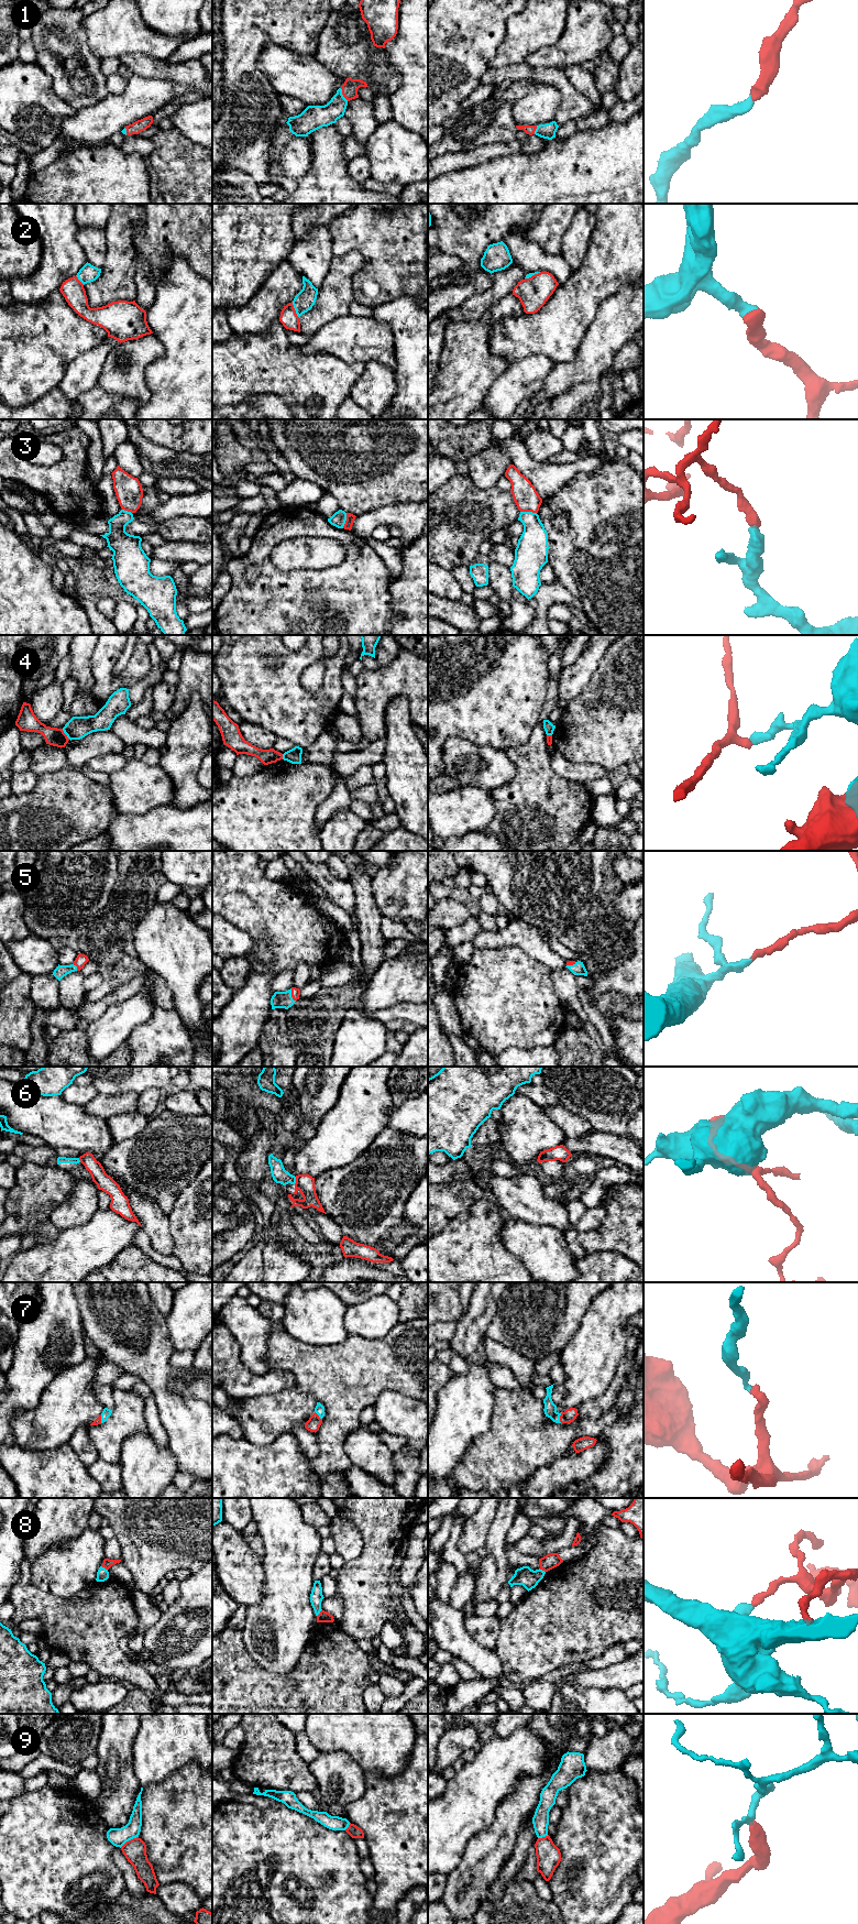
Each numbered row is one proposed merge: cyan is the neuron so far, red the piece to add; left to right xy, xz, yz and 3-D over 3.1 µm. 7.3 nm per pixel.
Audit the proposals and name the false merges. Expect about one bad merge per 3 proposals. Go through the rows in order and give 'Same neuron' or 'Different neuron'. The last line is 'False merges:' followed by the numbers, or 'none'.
1: Same neuron
2: Same neuron
3: Different neuron
4: Different neuron
5: Same neuron
6: Different neuron
7: Same neuron
8: Different neuron
9: Different neuron
False merges: 3, 4, 6, 8, 9

